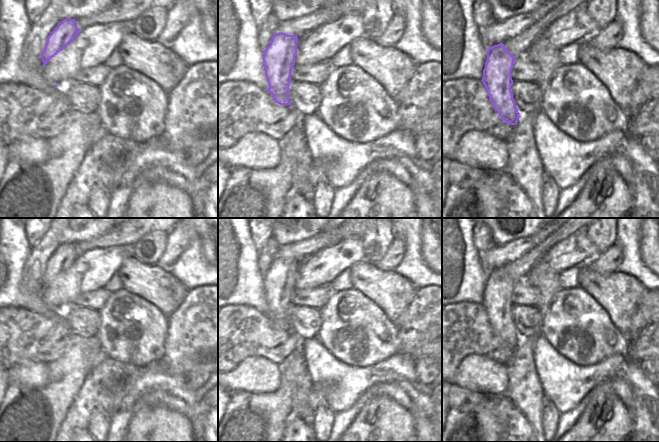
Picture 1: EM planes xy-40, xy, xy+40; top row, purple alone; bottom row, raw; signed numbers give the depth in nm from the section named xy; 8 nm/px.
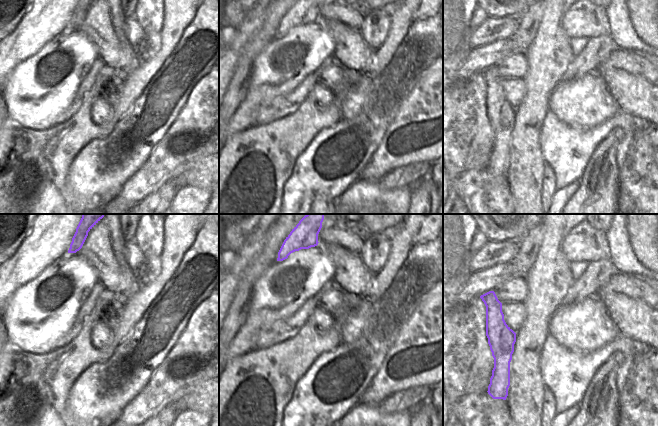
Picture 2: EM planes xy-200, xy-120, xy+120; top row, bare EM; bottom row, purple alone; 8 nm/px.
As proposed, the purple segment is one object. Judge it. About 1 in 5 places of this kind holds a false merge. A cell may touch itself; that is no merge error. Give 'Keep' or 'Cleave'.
Keep

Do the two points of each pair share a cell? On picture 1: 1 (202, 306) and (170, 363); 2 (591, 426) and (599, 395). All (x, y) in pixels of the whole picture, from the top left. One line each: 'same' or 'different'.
1: same
2: same

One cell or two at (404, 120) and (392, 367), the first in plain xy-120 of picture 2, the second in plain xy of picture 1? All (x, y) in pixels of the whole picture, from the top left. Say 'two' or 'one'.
two

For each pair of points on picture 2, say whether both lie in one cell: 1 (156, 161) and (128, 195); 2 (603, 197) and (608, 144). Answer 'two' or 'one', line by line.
1: one
2: one

